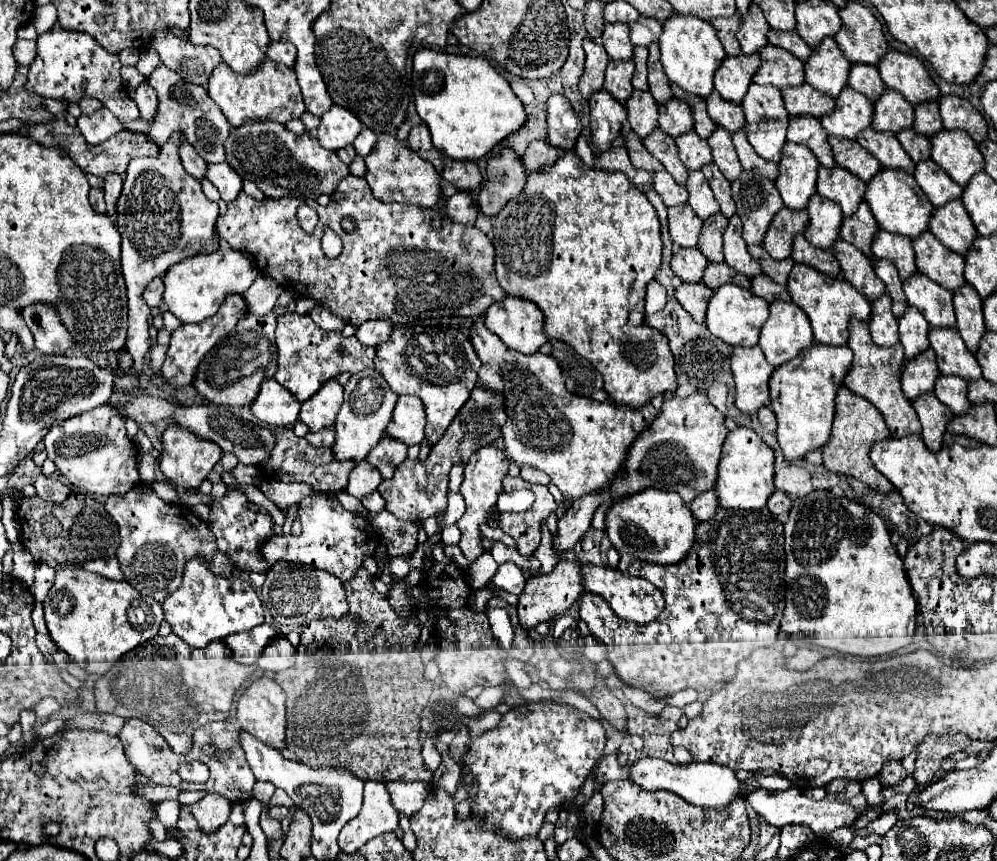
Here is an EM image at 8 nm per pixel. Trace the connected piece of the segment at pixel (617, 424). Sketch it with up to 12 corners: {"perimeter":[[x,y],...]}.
{"perimeter":[[482,315],[480,385],[504,397],[506,455],[566,499],[606,489],[650,403],[570,393],[552,355],[508,349]]}

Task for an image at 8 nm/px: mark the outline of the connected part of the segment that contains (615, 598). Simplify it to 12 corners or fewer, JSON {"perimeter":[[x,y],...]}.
{"perimeter":[[580,563],[584,589],[626,621],[646,625],[664,597],[646,579]]}

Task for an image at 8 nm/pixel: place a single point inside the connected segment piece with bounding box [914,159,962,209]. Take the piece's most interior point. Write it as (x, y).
(939, 188)

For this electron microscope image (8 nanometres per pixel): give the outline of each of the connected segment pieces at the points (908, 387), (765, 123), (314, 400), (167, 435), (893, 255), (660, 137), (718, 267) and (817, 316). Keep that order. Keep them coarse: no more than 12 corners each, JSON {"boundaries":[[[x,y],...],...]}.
{"boundaries":[[[928,349],[906,363],[904,395],[914,401],[932,393],[938,375],[936,355]],[[752,83],[744,131],[760,157],[778,163],[790,115],[780,89]],[[326,381],[300,407],[310,431],[334,425],[342,385]],[[178,425],[162,433],[160,471],[198,489],[222,459],[216,443]],[[878,231],[872,243],[876,259],[896,265],[902,281],[916,273],[908,237]],[[656,131],[642,143],[678,185],[688,179],[674,139]],[[710,263],[702,281],[710,289],[724,283],[750,287],[750,279],[738,275],[728,263]],[[796,263],[788,293],[814,339],[846,345],[870,301],[848,281]]]}

